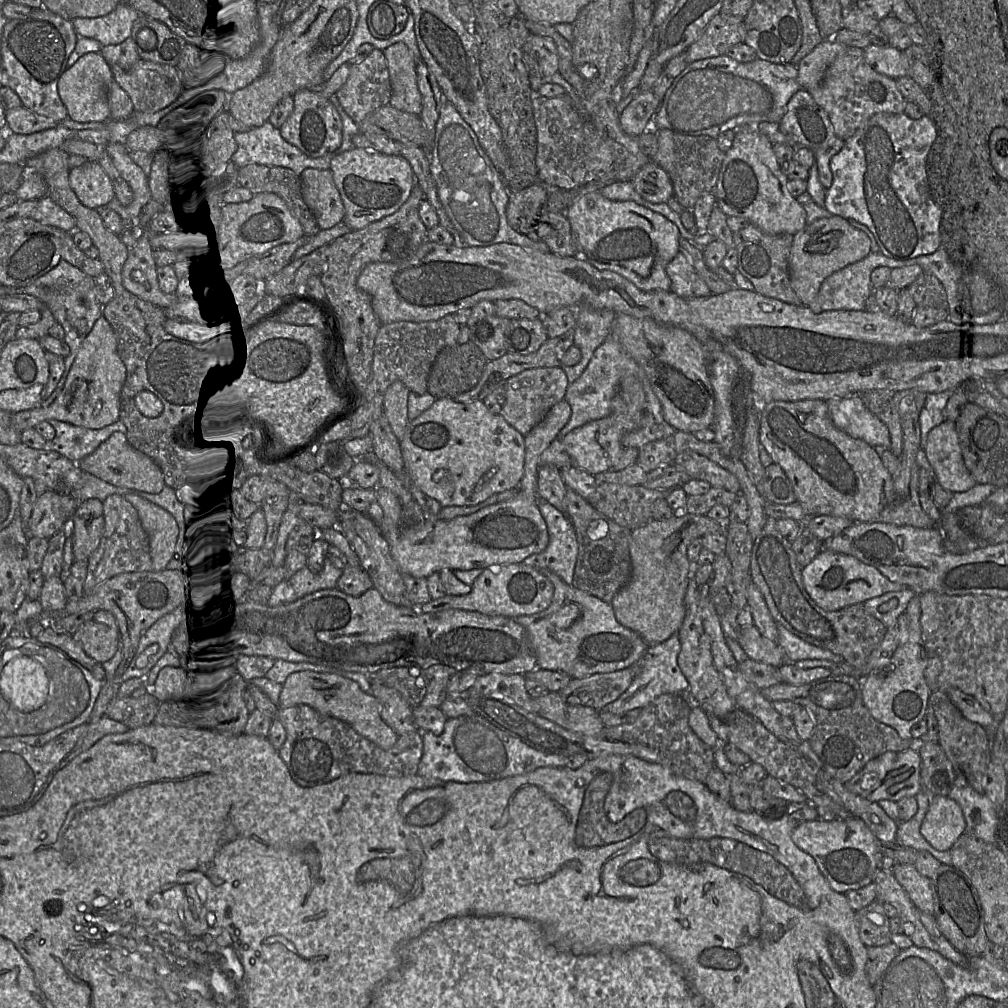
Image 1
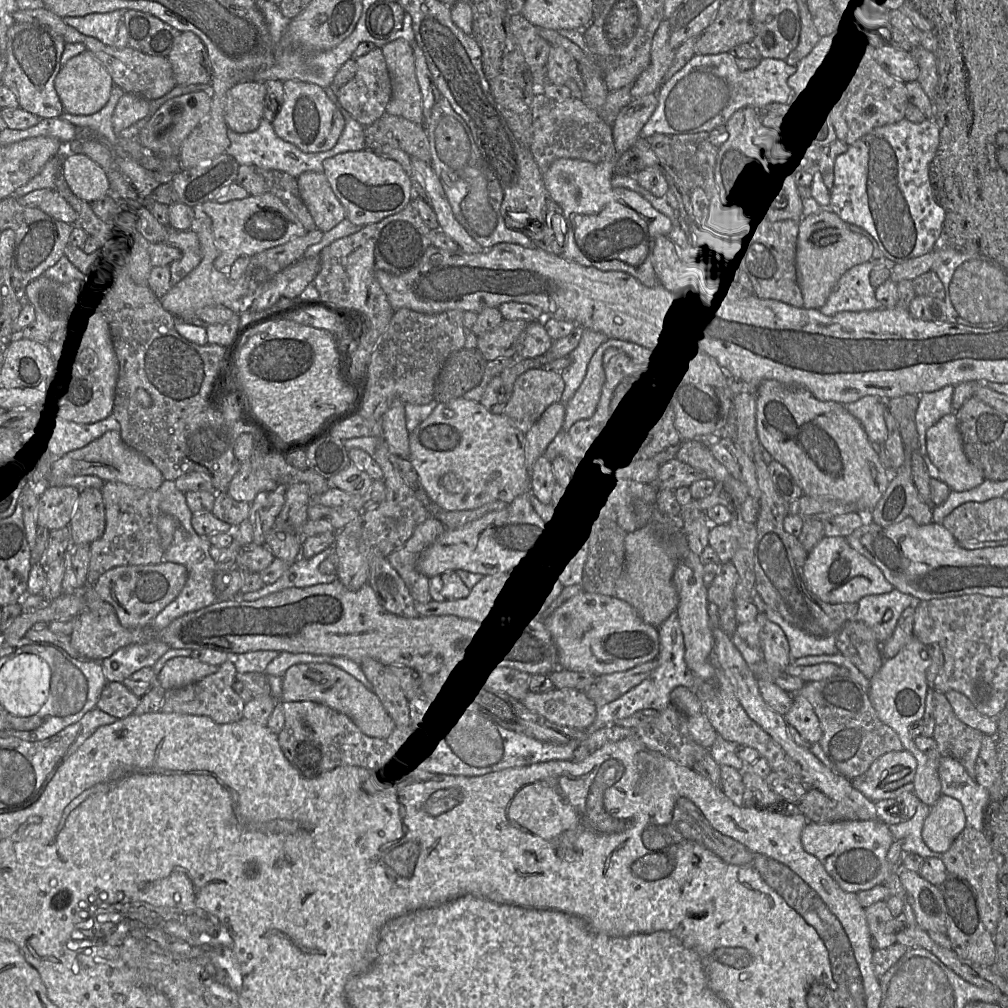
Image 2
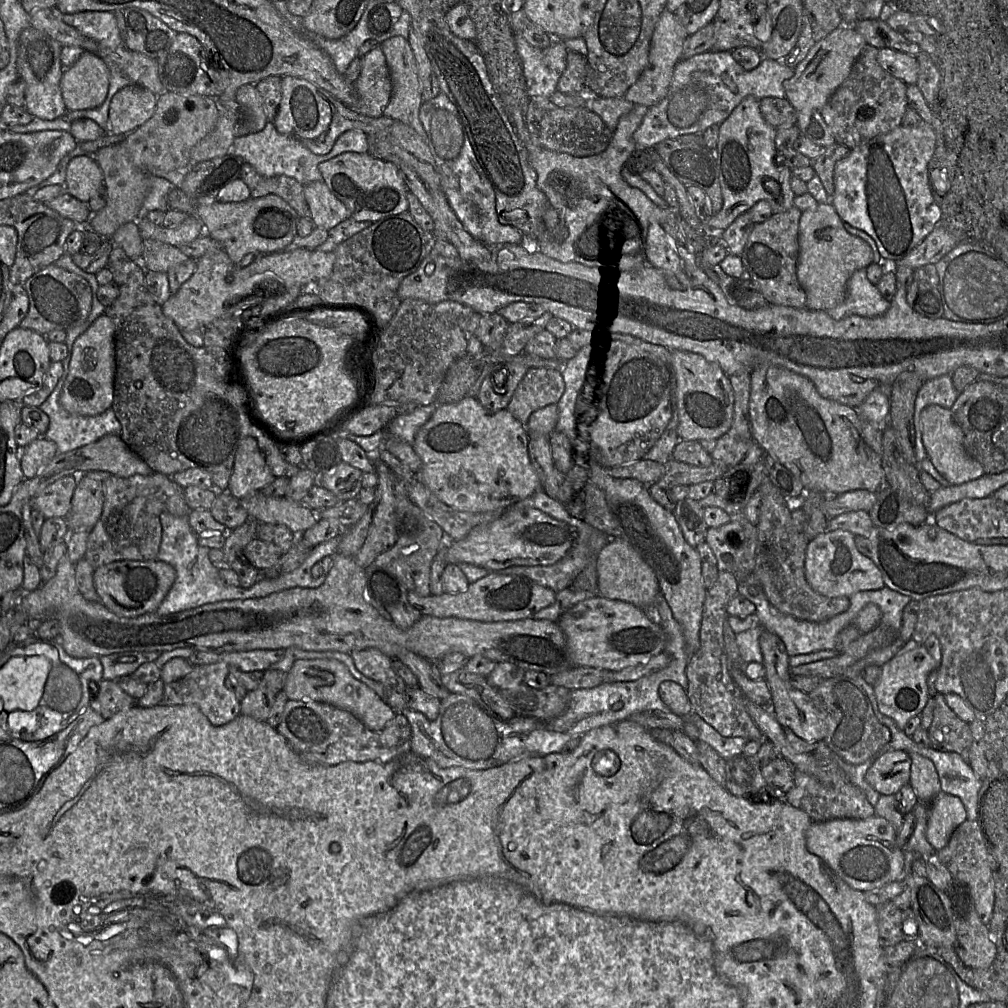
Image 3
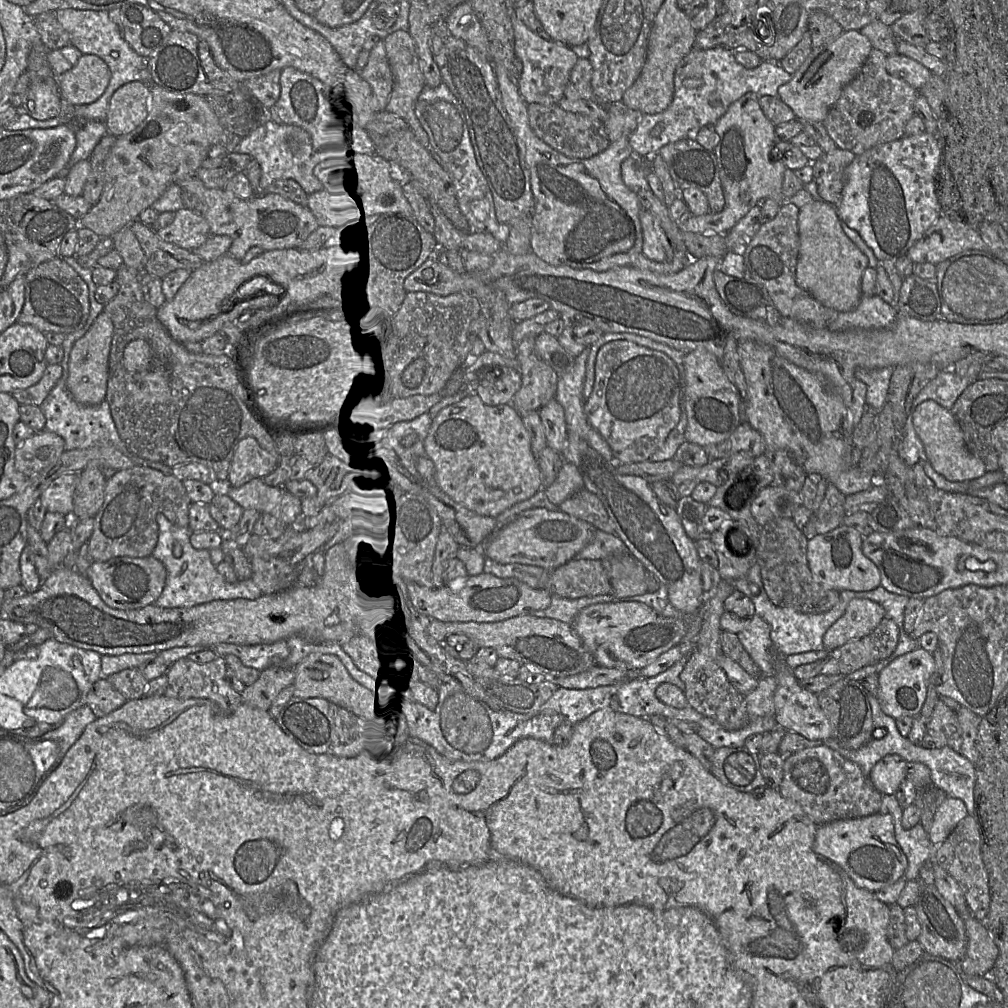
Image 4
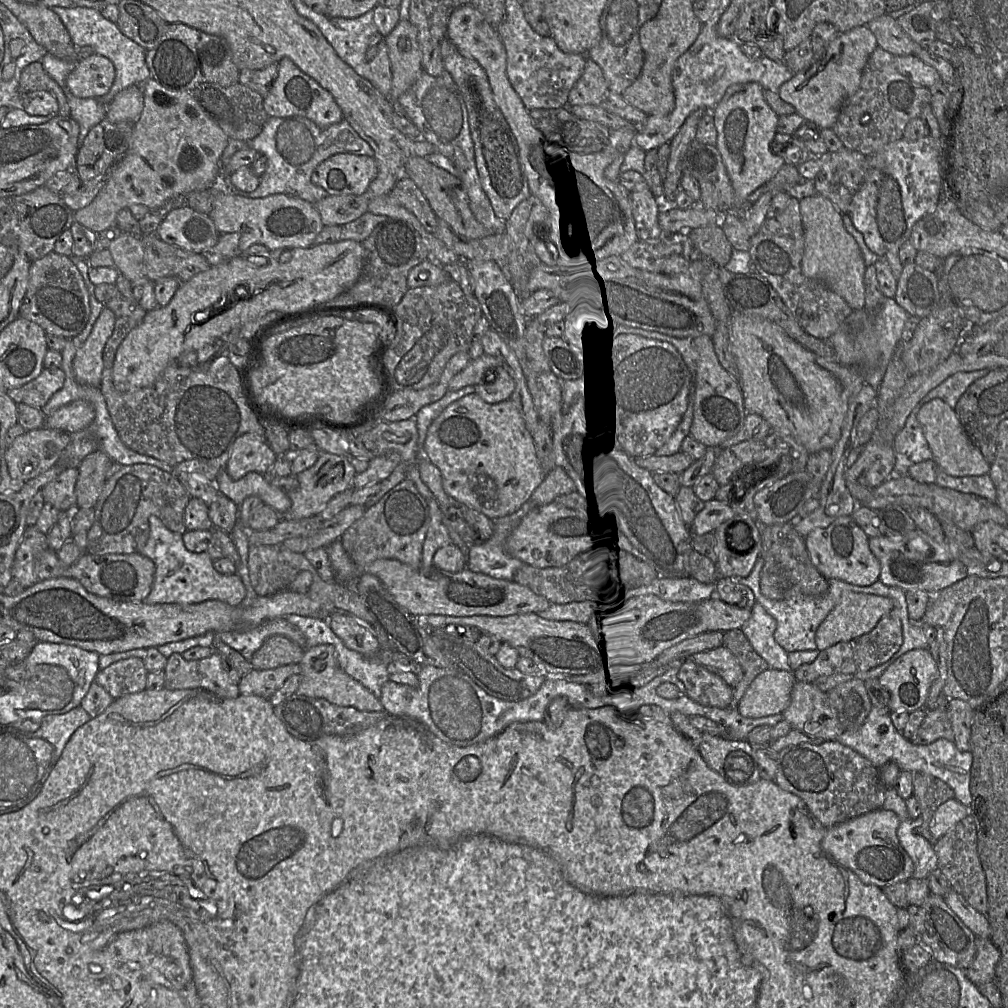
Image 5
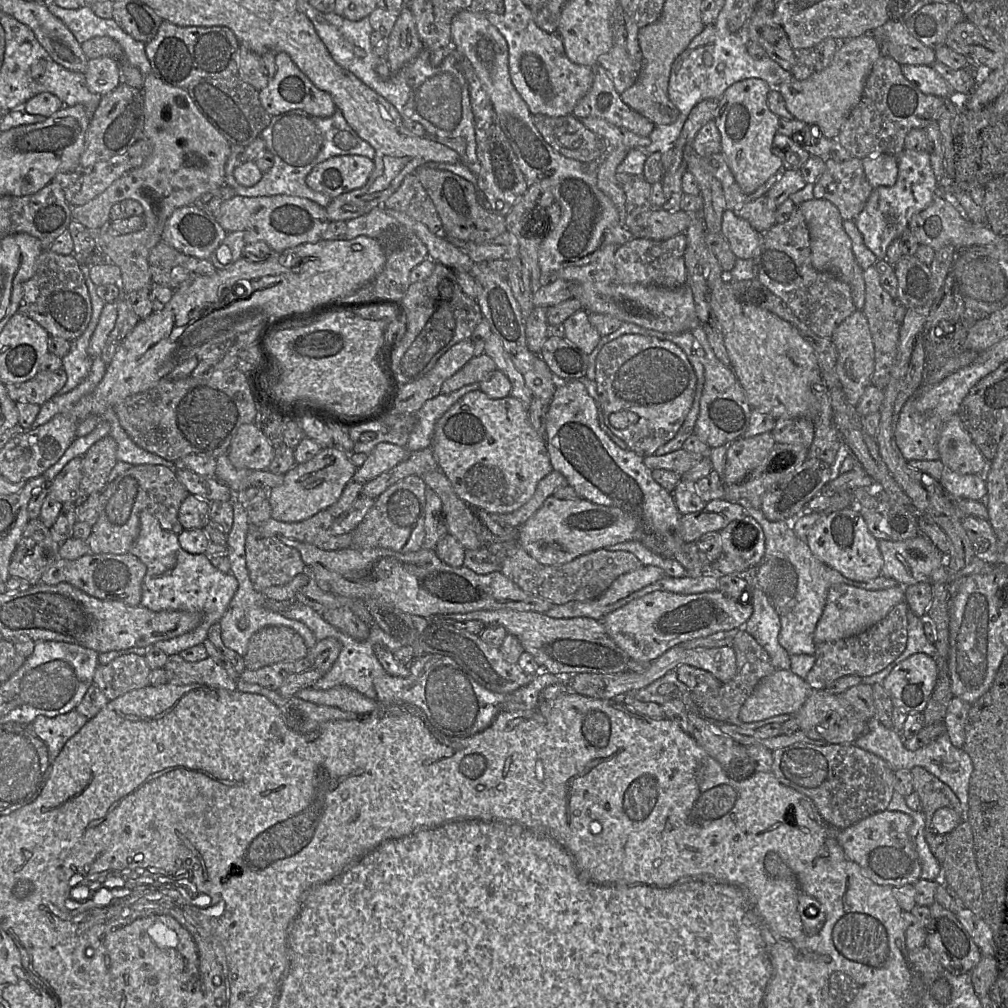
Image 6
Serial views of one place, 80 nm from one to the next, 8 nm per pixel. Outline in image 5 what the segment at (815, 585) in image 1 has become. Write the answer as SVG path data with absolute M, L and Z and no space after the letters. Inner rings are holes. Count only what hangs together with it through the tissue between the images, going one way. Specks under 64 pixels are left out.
M851 516L839 517L826 528L814 529L805 538L805 544L812 564L827 580L869 586L880 578L881 565L869 548L869 537Z

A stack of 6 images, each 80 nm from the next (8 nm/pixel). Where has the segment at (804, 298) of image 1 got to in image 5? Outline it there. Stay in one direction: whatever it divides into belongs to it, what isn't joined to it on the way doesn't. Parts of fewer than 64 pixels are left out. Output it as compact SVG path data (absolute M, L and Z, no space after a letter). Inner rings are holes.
M820 195L800 200L799 208L805 241L801 262L803 275L825 284L842 297L852 310L864 309L866 265L857 243L844 228L842 213L829 199Z

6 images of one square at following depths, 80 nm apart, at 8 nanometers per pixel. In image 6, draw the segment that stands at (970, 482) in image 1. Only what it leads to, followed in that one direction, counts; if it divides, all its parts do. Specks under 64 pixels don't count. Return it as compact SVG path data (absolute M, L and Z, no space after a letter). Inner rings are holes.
M959 415L950 418L938 440L939 460L945 469L958 474L982 474L988 462L971 439Z

